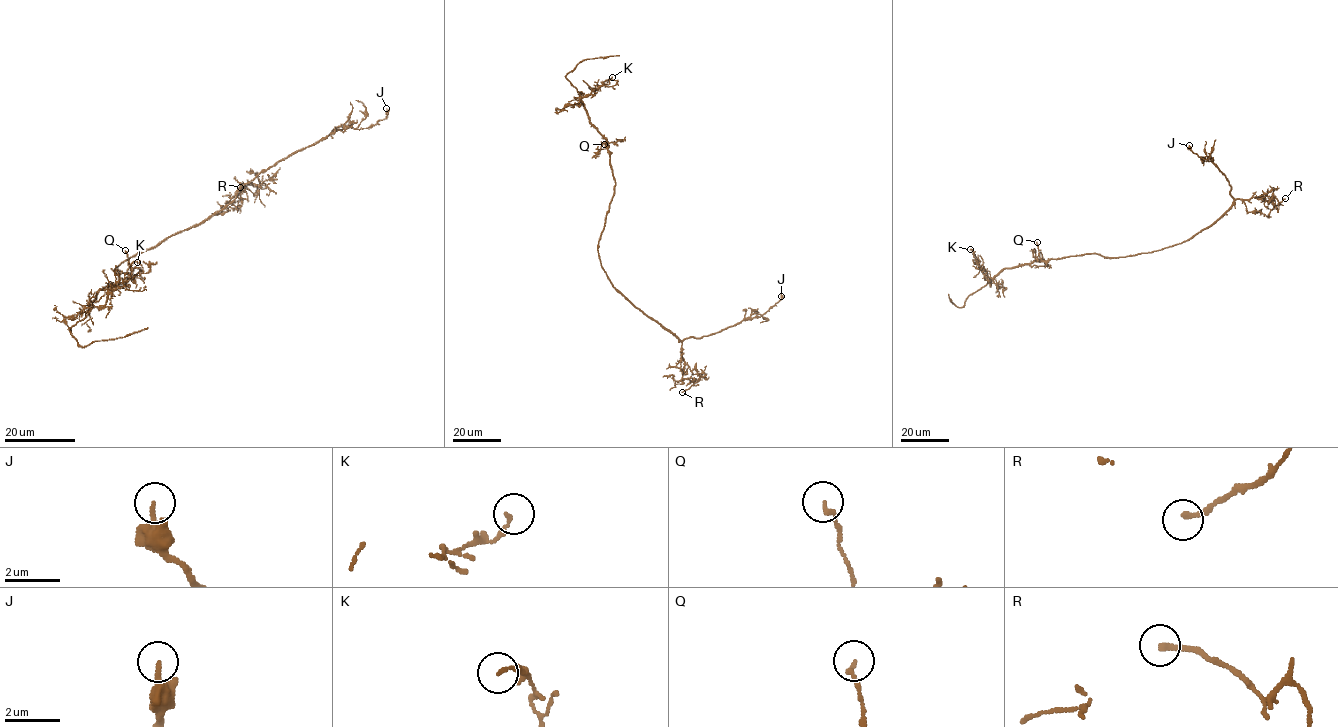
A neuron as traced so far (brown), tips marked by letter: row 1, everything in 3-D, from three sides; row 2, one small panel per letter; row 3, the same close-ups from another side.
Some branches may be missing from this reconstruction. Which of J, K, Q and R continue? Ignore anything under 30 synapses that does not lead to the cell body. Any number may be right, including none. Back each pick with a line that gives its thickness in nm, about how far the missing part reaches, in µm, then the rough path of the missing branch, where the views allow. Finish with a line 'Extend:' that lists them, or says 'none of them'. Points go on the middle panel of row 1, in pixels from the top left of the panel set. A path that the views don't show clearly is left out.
Extend: none of them

